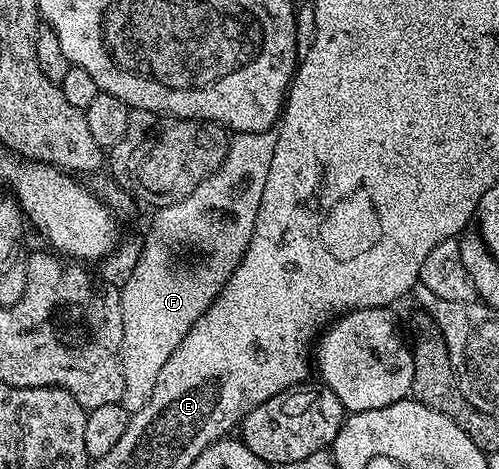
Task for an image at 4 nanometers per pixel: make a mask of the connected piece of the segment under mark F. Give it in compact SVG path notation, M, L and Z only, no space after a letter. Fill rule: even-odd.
M275 129L263 130L257 134L236 134L228 143L228 151L226 152L226 160L222 160L222 164L210 176L206 176L206 180L202 180L202 184L198 184L198 188L194 188L194 192L190 192L190 196L186 196L186 200L178 200L178 204L170 204L169 206L159 207L155 211L156 214L152 218L152 231L148 234L148 243L143 243L140 258L137 260L137 267L134 268L133 275L130 276L123 286L119 287L120 303L122 304L122 348L120 349L120 367L122 368L122 396L120 397L120 405L124 406L129 412L135 412L138 408L142 408L142 404L146 404L146 400L150 400L150 392L154 392L154 380L158 380L158 372L162 372L166 360L170 360L170 356L174 356L174 348L178 348L178 344L182 344L182 336L186 336L186 332L190 332L190 328L198 320L198 316L202 316L207 310L208 305L218 296L220 287L234 272L234 268L240 263L240 257L246 252L246 248L250 244L250 236L254 236L254 220L258 220L258 204L262 204L262 191L266 188L266 176L270 173L270 160L274 160L274 148L278 144L278 133ZM168 246L197 246L202 253L208 254L201 260L197 266L176 266L176 262L172 259L172 250Z

